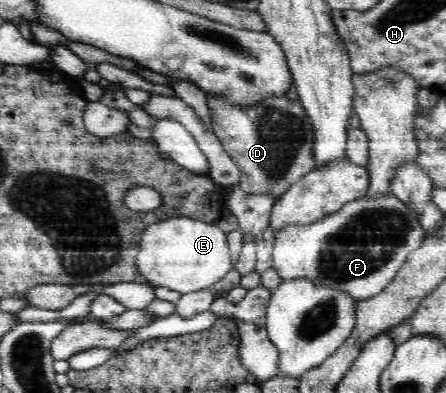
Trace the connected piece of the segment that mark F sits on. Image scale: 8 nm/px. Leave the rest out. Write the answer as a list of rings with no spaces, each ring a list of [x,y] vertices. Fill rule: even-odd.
[[[363,196],[316,222],[287,224],[275,233],[272,268],[280,274],[281,281],[309,279],[364,300],[381,293],[395,279],[408,255],[425,237],[415,208],[409,208],[397,196]]]

